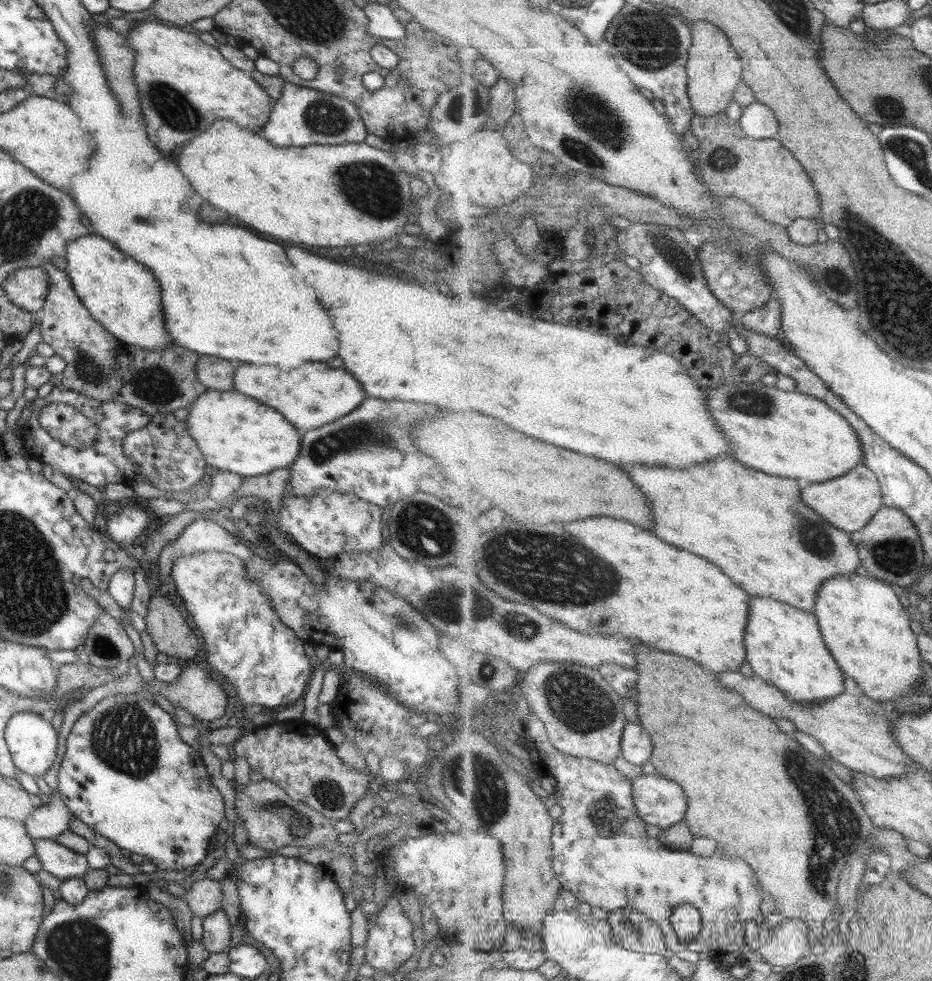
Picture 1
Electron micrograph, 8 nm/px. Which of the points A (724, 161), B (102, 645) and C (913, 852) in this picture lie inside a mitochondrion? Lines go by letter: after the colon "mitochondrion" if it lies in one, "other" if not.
A: mitochondrion
B: mitochondrion
C: other

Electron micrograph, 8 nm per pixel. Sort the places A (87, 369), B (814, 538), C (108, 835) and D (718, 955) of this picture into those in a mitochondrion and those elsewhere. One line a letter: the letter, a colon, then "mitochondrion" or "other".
A: mitochondrion
B: mitochondrion
C: other
D: other

